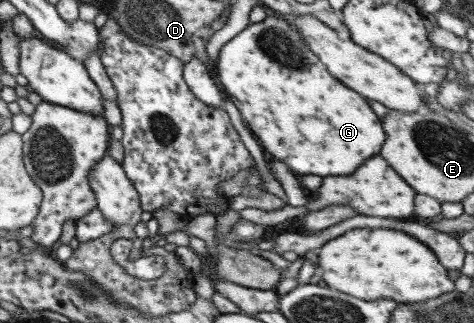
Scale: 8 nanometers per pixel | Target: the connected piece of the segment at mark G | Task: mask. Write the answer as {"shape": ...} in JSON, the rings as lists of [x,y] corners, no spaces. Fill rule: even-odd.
{"shape":[[[267,17],[262,22],[248,25],[230,42],[226,42],[220,50],[216,79],[228,98],[238,106],[247,128],[258,136],[257,141],[264,146],[263,150],[288,164],[288,168],[298,174],[352,174],[366,158],[378,154],[384,144],[386,134],[380,118],[372,112],[368,102],[330,76],[295,26],[284,19]]]}

